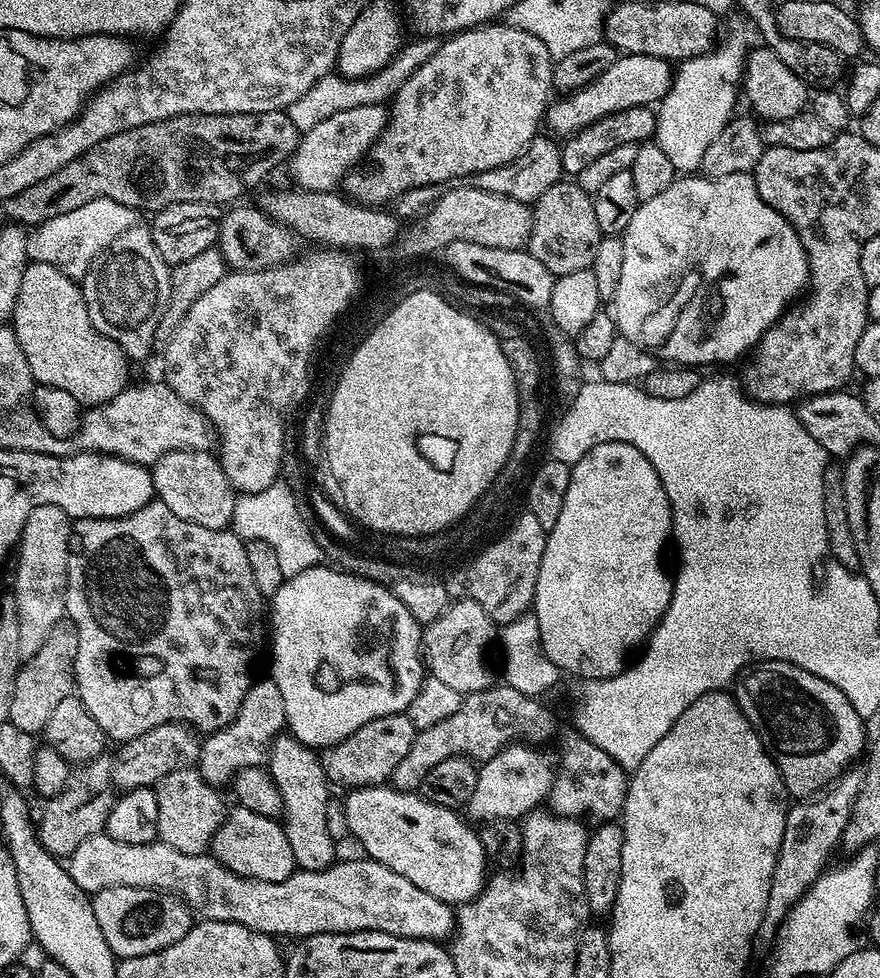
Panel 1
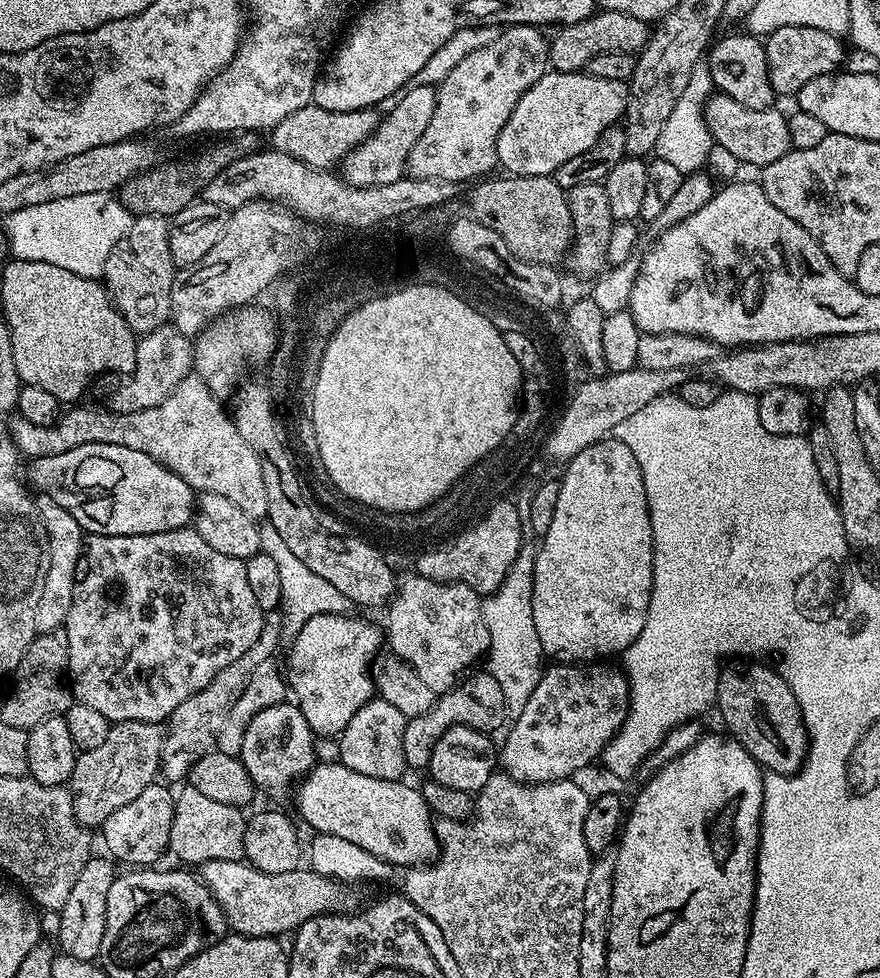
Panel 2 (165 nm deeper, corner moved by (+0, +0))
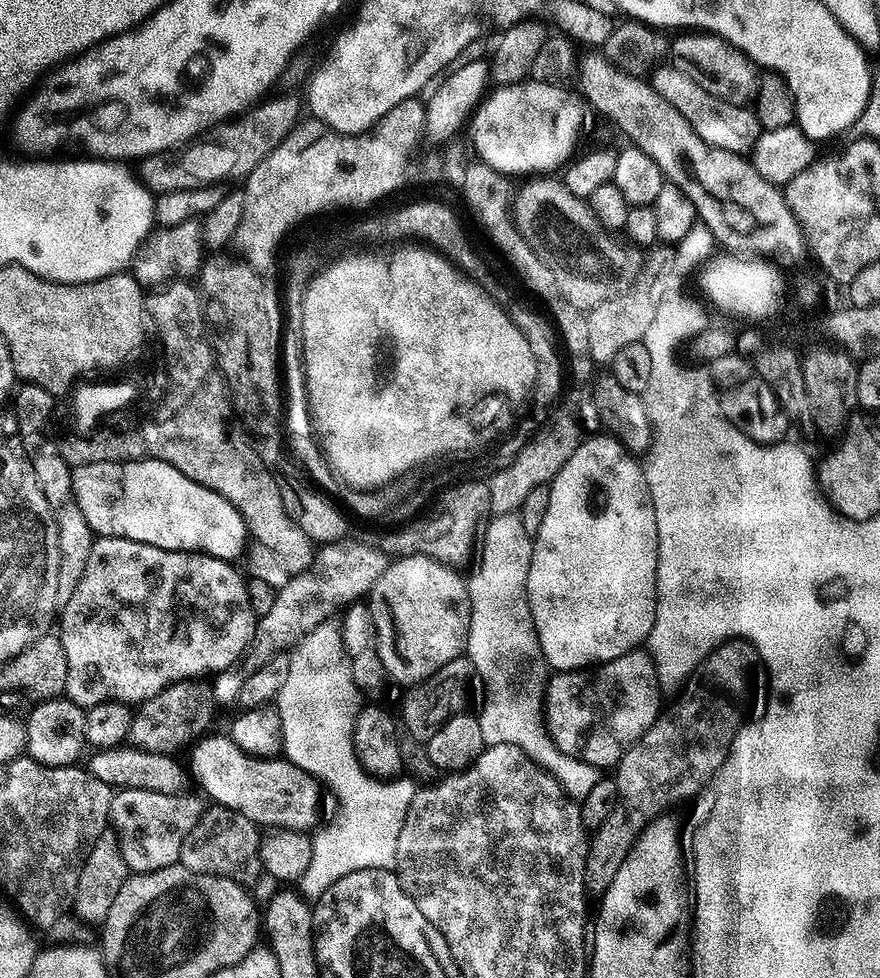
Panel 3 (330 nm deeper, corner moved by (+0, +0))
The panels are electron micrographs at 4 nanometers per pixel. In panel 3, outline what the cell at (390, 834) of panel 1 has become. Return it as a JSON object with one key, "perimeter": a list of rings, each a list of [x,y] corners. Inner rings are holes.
{"perimeter":[[[205,735],[195,741],[190,772],[200,779],[203,795],[221,808],[246,814],[257,826],[265,829],[299,828],[312,830],[320,816],[321,785],[310,773],[304,772],[285,758],[251,756],[232,741],[231,735]]]}

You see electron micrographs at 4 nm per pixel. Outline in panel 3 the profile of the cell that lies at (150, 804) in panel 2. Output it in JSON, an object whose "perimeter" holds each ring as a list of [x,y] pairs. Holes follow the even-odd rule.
{"perimeter":[[[122,788],[113,795],[110,828],[118,838],[122,858],[133,873],[153,872],[180,863],[186,834],[194,830],[206,807],[199,795],[192,795],[171,796],[141,788]]]}

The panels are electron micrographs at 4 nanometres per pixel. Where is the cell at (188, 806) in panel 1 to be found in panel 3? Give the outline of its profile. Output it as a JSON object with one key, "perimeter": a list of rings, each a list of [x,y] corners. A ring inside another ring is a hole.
{"perimeter":[[[205,807],[200,821],[186,834],[180,851],[180,865],[198,874],[210,874],[230,878],[245,886],[252,886],[259,876],[261,829],[246,814],[238,814],[229,808]]]}

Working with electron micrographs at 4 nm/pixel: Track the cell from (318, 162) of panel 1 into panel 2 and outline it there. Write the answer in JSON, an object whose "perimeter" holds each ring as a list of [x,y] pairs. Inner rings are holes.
{"perimeter":[[[412,84],[396,102],[397,104],[388,113],[386,111],[383,113],[376,129],[344,157],[342,178],[346,183],[365,188],[366,186],[386,186],[386,182],[405,179],[410,150],[414,150],[414,142],[422,138],[422,130],[430,126],[430,118],[436,109],[436,88]]]}

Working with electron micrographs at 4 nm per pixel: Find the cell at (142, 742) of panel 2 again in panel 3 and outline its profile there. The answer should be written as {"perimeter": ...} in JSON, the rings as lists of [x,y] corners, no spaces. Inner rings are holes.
{"perimeter":[[[211,683],[171,684],[166,690],[154,694],[154,698],[139,705],[138,711],[133,715],[127,739],[135,747],[145,748],[148,752],[179,753],[179,748],[187,749],[193,741],[203,737],[211,729],[208,727],[212,724],[212,714],[217,708],[216,695],[212,692]]]}

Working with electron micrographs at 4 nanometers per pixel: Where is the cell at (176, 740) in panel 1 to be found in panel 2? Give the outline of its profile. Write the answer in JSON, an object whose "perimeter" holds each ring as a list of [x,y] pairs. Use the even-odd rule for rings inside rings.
{"perimeter":[[[265,619],[262,634],[258,634],[258,642],[254,642],[254,646],[250,646],[250,650],[246,650],[242,658],[237,658],[230,666],[226,666],[226,670],[219,672],[212,679],[210,686],[186,698],[186,702],[182,702],[178,710],[174,710],[174,714],[166,724],[166,735],[160,755],[160,772],[165,781],[183,781],[194,766],[194,762],[198,762],[198,758],[215,749],[218,730],[222,730],[222,722],[226,722],[230,706],[234,706],[234,702],[242,698],[242,690],[246,690],[246,685],[250,683],[250,674],[262,662],[273,659],[277,655],[276,647],[280,648],[281,644],[279,619]]]}

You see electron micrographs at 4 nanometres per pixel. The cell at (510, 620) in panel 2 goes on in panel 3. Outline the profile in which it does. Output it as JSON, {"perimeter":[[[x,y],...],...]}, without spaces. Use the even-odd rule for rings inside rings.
{"perimeter":[[[501,512],[487,521],[482,532],[482,543],[478,548],[480,565],[477,566],[476,573],[472,577],[469,575],[466,580],[468,601],[472,607],[466,654],[476,667],[479,683],[484,683],[484,705],[481,706],[480,712],[478,711],[478,719],[482,726],[485,745],[518,746],[522,754],[529,756],[539,768],[549,772],[560,783],[562,790],[571,800],[579,802],[584,800],[586,794],[590,794],[592,787],[601,780],[602,770],[558,750],[544,722],[544,689],[548,687],[550,669],[542,654],[542,646],[538,642],[532,611],[528,605],[528,575],[533,543],[534,537],[526,534],[526,529],[522,527],[516,512]]]}

